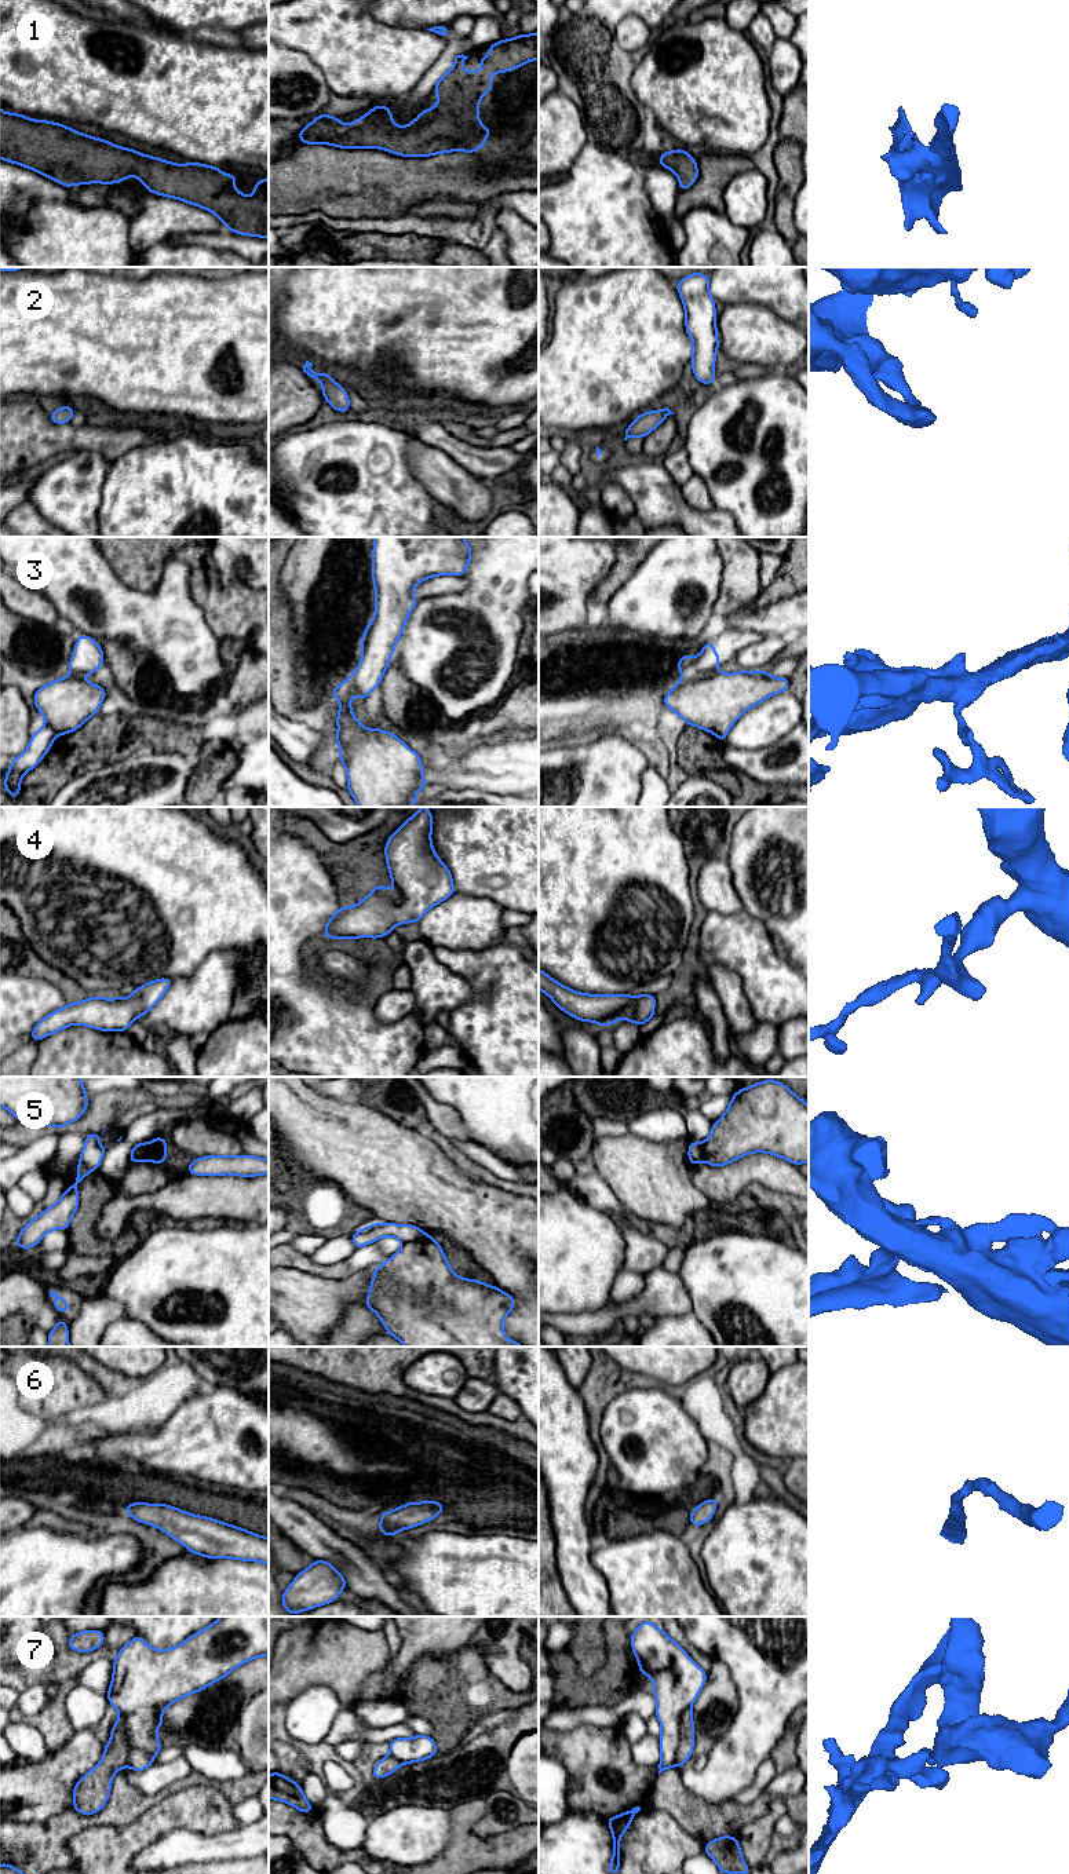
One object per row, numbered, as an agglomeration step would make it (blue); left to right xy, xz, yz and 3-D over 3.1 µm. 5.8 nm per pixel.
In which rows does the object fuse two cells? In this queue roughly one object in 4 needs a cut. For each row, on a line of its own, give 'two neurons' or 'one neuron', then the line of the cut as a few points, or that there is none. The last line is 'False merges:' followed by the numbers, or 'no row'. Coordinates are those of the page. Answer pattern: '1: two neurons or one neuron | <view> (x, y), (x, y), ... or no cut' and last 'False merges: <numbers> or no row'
1: one neuron | no cut
2: one neuron | no cut
3: two neurons | yz (715, 671), (707, 675), (683, 676)
4: one neuron | no cut
5: two neurons | xz (429, 1235), (404, 1244)
6: one neuron | no cut
7: two neurons | yz (689, 1708), (681, 1717), (675, 1765)
False merges: 3, 5, 7

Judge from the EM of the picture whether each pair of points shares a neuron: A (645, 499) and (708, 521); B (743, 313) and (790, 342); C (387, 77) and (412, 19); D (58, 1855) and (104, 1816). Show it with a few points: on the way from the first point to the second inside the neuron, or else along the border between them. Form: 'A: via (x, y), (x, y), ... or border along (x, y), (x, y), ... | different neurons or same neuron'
A: via (660, 501), (693, 521) | same neuron
B: via (754, 324), (772, 342), (779, 342) | same neuron
C: border along (378, 18), (401, 28), (426, 30) | different neurons
D: via (58, 1840), (76, 1822), (88, 1820) | same neuron

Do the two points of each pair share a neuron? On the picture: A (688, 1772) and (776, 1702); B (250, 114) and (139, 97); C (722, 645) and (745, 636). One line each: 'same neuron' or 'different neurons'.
A: same neuron
B: same neuron
C: same neuron

